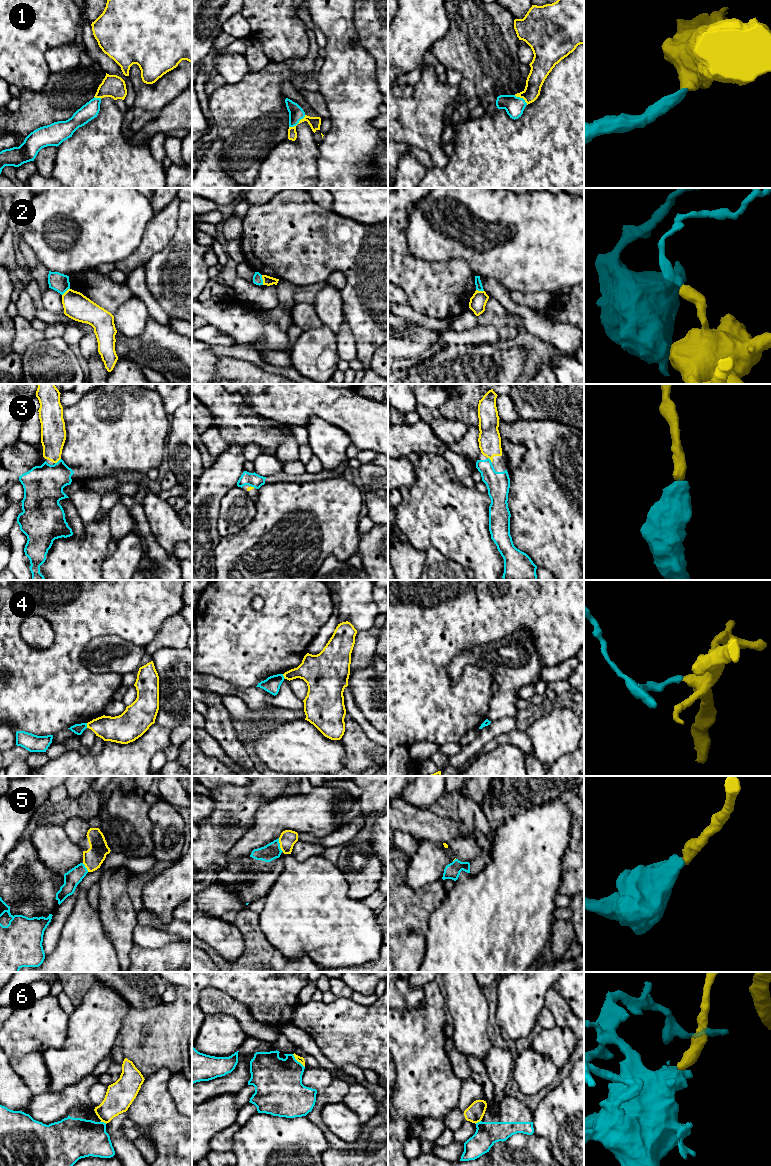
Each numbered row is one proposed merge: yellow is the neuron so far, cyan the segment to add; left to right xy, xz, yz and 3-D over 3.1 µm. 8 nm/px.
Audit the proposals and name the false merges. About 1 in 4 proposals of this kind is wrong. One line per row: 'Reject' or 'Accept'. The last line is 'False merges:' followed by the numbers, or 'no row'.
1: Accept
2: Reject
3: Accept
4: Reject
5: Accept
6: Reject
False merges: 2, 4, 6

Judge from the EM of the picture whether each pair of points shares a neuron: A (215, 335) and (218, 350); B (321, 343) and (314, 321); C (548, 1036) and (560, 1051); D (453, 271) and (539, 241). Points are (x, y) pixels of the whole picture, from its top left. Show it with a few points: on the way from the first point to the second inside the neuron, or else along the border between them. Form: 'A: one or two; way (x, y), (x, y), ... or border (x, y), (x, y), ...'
A: two; border (234, 344), (230, 346), (212, 346)
B: two; border (321, 324), (304, 331)
C: one; way (551, 1040), (558, 1047)
D: two; border (445, 260), (463, 259), (475, 275)

